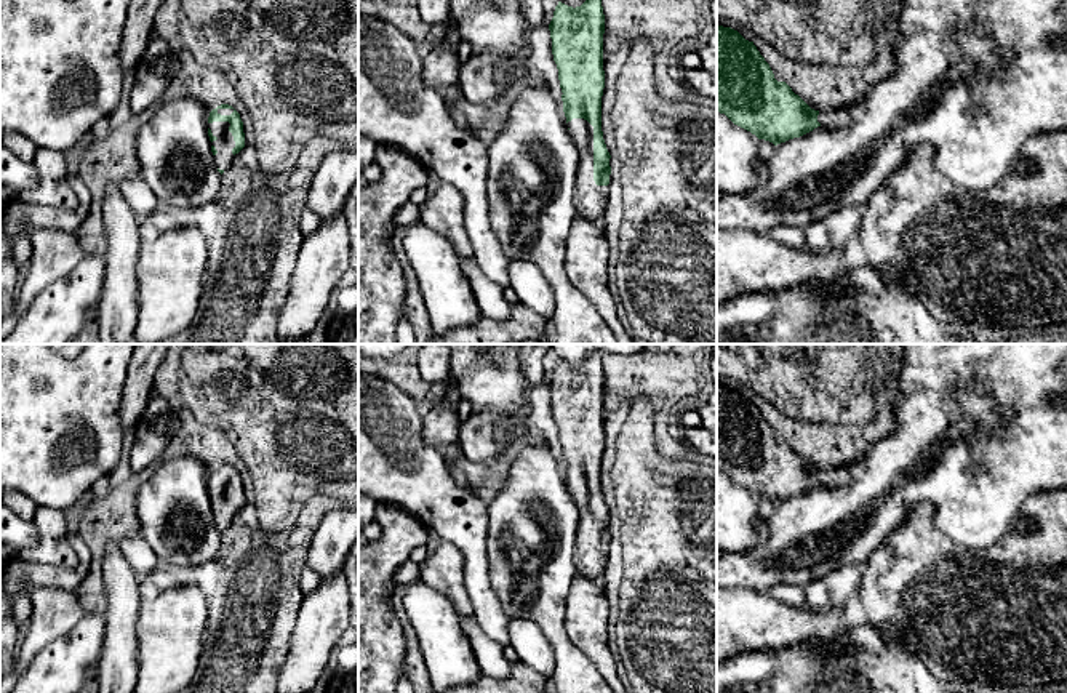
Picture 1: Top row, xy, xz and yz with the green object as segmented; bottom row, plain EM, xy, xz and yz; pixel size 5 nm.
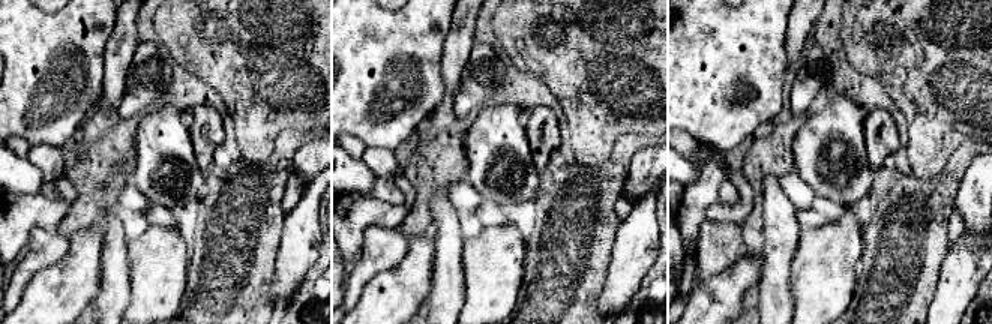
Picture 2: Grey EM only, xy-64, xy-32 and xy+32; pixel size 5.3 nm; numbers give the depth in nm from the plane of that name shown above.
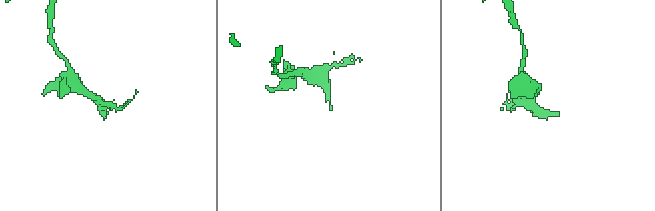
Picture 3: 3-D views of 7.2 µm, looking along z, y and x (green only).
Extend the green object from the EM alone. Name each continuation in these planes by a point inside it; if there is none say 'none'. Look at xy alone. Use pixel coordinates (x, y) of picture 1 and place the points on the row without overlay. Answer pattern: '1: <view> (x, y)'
1: xy (224, 501)

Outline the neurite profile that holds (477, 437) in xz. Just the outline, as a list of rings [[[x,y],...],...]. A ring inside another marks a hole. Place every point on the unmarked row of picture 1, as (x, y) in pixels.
[[[472,413],[459,423],[458,443],[462,456],[475,463],[490,463],[506,450],[496,435],[498,419],[491,413]]]

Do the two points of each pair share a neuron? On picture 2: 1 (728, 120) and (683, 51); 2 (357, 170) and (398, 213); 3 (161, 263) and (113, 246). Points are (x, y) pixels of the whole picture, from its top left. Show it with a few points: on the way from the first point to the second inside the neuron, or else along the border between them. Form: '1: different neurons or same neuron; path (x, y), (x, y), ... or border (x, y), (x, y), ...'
1: same neuron; path (721, 104), (719, 89), (700, 68)
2: different neurons; border (354, 192), (362, 194)
3: different neurons; border (126, 242), (131, 285)

